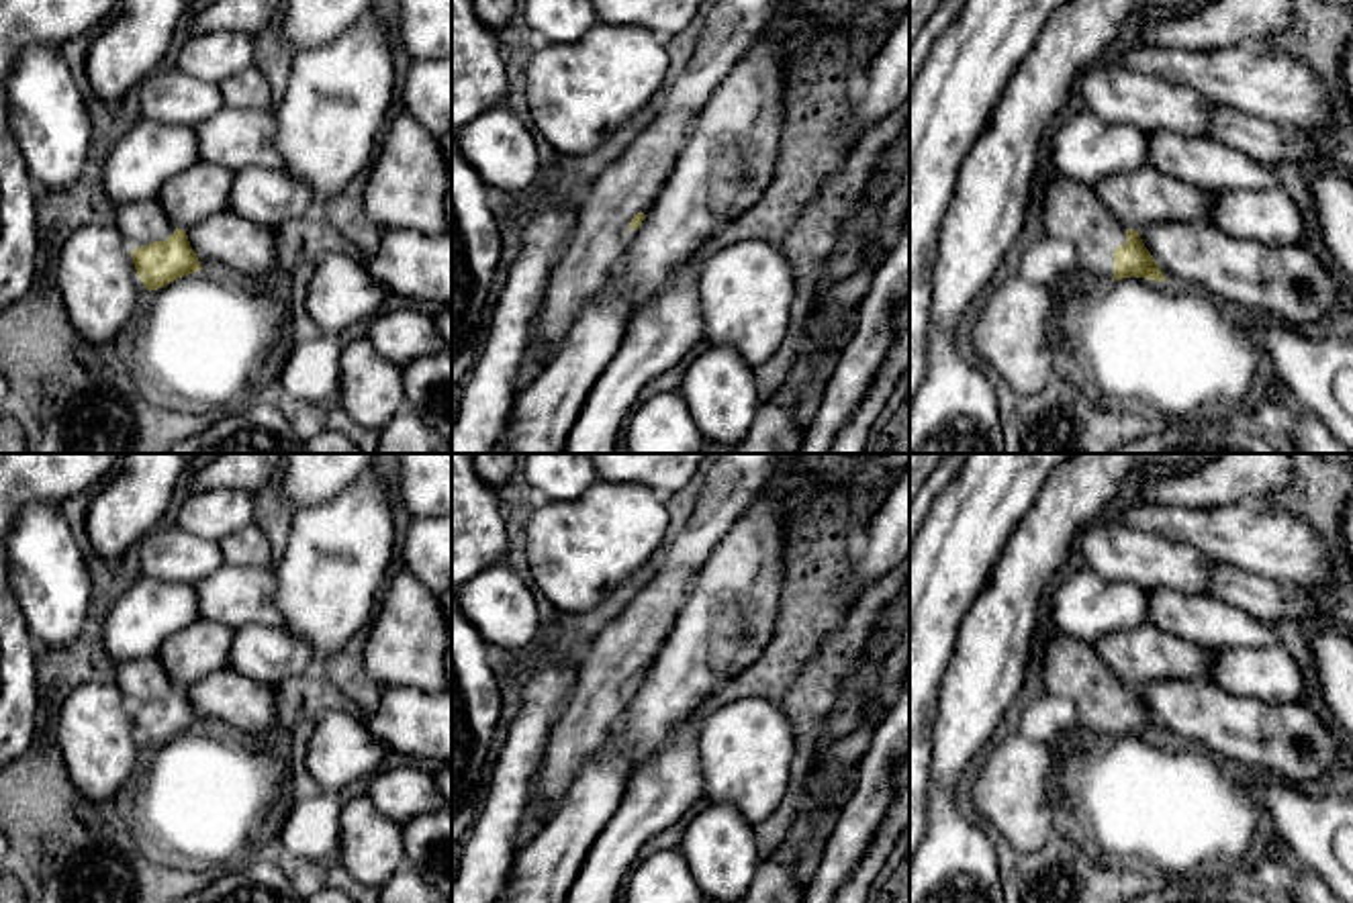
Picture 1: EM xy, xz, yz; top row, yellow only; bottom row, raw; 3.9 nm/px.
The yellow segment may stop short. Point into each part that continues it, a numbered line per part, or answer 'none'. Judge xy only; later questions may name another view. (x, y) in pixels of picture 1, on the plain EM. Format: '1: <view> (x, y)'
1: xy (140, 681)

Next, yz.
1: yz (1071, 669)

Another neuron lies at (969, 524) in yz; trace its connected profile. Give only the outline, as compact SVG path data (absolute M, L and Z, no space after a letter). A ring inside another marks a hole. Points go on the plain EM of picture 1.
M969 454L957 478L934 498L909 545L909 864L930 827L930 760L942 678L959 625L1048 476L1071 454Z

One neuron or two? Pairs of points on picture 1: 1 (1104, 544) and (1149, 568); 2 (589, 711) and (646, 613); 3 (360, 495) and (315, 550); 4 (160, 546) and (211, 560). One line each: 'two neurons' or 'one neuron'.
1: one neuron
2: one neuron
3: one neuron
4: one neuron

